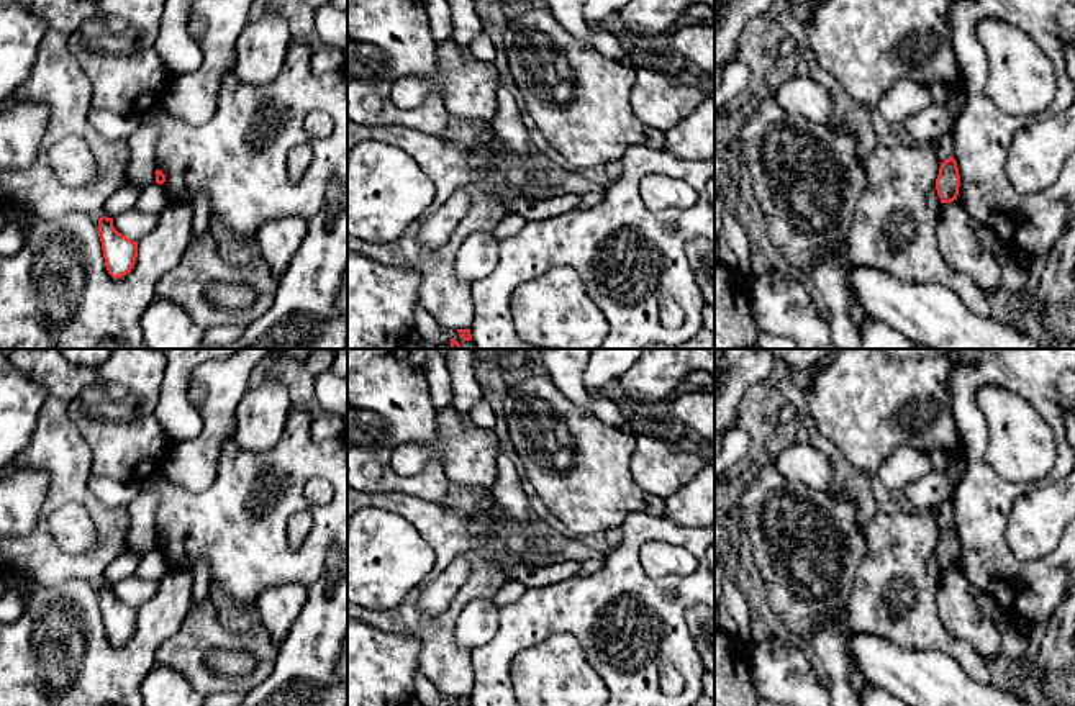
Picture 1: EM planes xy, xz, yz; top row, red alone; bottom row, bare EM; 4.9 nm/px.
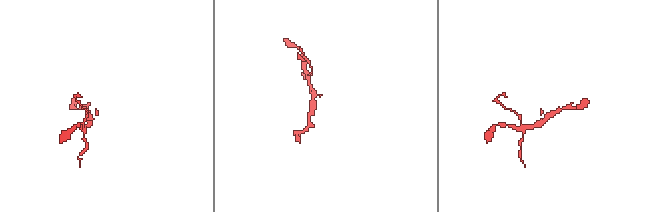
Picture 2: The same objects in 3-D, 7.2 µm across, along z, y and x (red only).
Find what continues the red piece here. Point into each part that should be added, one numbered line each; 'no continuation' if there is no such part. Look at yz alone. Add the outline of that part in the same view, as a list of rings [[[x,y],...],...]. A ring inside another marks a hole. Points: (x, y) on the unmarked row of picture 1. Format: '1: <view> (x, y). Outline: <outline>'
no continuation

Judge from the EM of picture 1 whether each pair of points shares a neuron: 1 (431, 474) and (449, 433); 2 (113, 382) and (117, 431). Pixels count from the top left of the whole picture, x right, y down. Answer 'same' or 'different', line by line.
1: different
2: same

